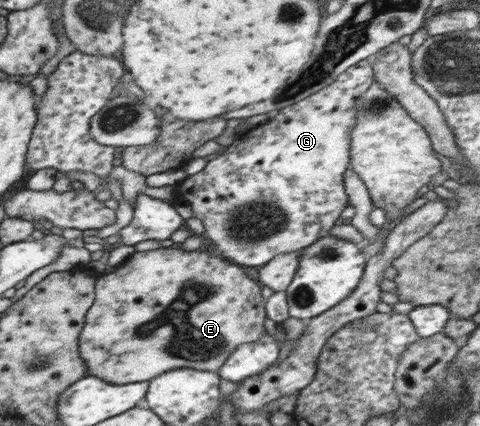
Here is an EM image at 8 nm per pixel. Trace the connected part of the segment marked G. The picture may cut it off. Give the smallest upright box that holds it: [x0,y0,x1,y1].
[173,59,374,267]

